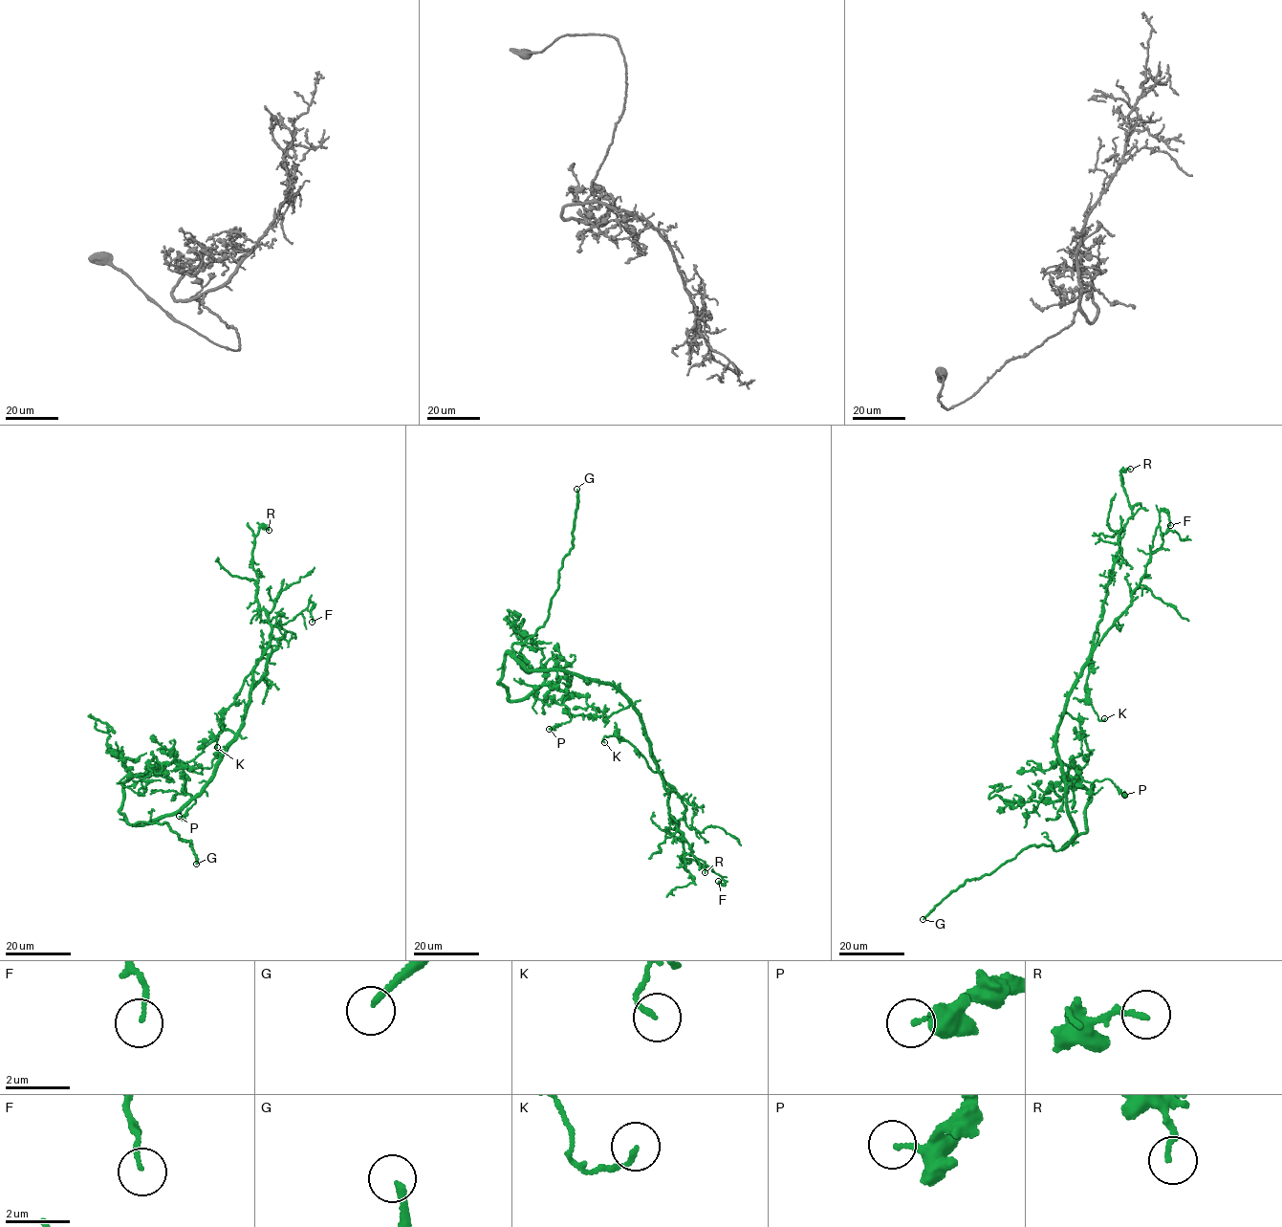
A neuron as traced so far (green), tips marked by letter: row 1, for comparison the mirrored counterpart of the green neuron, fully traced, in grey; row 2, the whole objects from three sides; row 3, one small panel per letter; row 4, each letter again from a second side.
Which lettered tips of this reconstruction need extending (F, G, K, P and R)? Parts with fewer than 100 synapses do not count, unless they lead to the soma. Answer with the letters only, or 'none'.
G

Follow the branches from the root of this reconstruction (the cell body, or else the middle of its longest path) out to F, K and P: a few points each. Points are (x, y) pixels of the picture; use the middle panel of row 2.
F: (588, 677), (614, 687), (637, 711), (667, 792), (669, 813), (693, 851), (689, 854), (726, 881), (718, 881)
K: (588, 677), (614, 687), (637, 711), (658, 767), (652, 771), (635, 747), (618, 735), (604, 736), (604, 742)
P: (588, 677), (525, 669), (505, 654), (509, 699), (554, 685), (571, 695), (570, 721), (549, 729)

